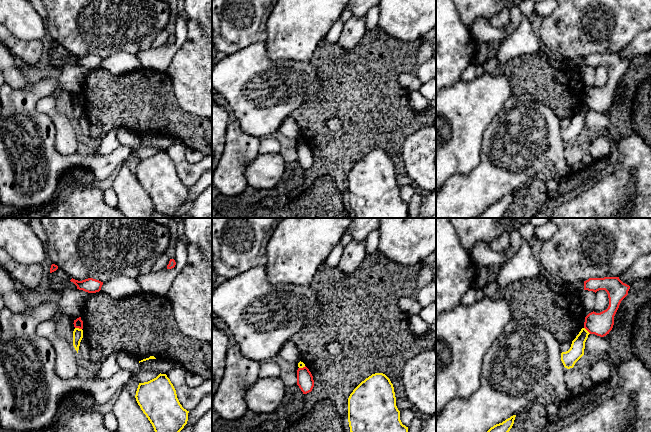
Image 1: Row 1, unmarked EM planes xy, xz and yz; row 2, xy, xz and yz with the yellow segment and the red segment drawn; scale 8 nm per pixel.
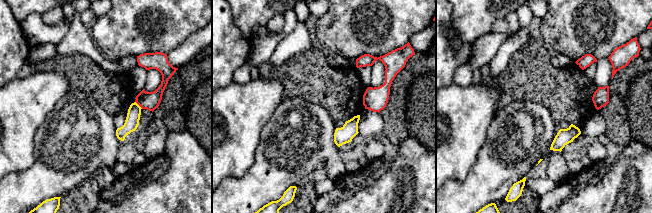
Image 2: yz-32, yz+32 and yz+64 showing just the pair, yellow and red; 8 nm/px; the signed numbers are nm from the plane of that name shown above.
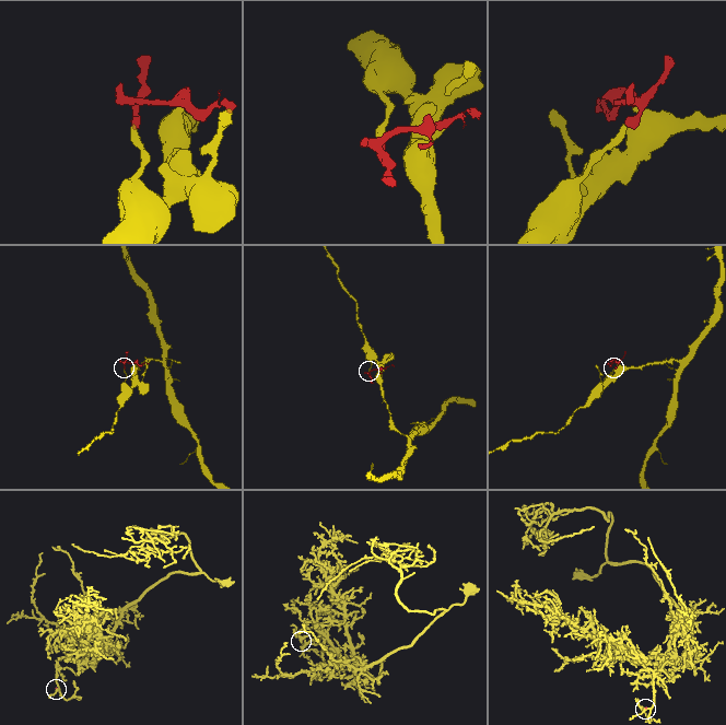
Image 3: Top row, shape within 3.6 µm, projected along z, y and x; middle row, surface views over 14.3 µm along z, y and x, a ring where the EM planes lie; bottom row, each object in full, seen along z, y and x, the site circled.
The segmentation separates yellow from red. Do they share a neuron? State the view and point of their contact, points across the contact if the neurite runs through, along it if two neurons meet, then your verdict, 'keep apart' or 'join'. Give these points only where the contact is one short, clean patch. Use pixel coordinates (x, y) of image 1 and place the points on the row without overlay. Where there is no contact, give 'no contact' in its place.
xy (78, 104) | along xy (75, 103), (81, 105) | keep apart

